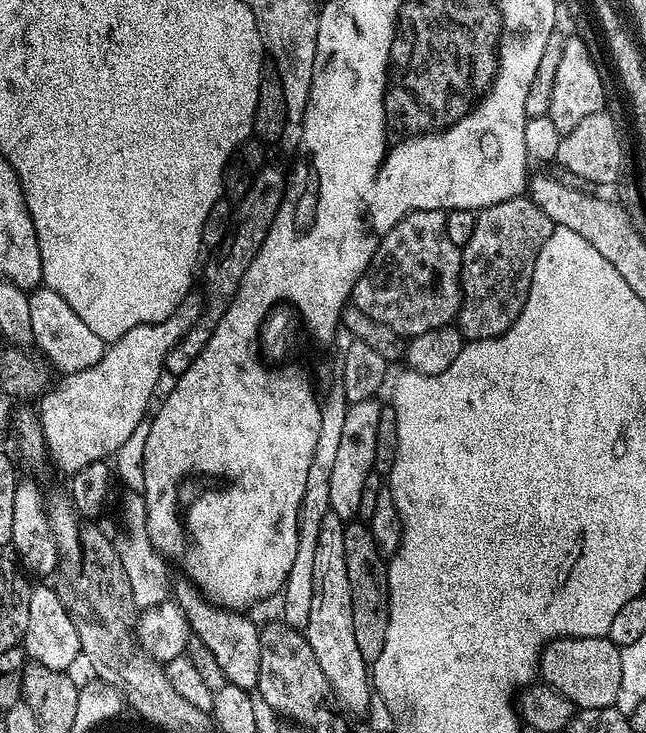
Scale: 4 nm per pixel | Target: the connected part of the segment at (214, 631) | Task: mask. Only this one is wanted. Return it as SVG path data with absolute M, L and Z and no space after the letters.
M184 578L181 579L181 584L178 585L178 583L175 585L174 588L174 600L175 603L179 604L180 609L182 610L182 614L184 617L188 620L188 627L190 629L191 635L197 636L198 638L202 638L202 642L206 642L206 646L210 646L210 654L214 654L214 658L218 661L218 666L222 668L222 672L224 674L225 681L235 689L238 689L239 691L253 691L255 689L255 686L258 682L258 674L261 673L261 658L262 658L262 646L260 645L260 628L258 627L258 624L255 624L252 620L247 620L245 613L240 610L233 610L231 608L222 608L218 604L212 603L211 600L207 600L207 598L204 597L203 592L200 591L199 588L196 587L195 584L192 583L191 580Z

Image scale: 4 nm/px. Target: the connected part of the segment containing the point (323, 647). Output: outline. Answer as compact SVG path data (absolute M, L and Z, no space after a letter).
M330 510L318 526L318 546L314 546L314 602L310 602L310 622L306 635L326 682L330 682L337 705L345 713L364 716L374 701L370 664L363 660L354 634L354 611L351 610L350 578L346 574L346 524Z

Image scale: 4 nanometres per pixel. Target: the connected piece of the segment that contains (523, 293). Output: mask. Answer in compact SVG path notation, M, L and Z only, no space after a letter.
M517 198L492 204L488 208L476 212L474 234L470 242L462 249L460 266L460 311L458 327L465 341L485 340L501 336L518 318L522 306L528 297L528 291L534 278L534 262L553 230L553 223L538 206L531 202L523 204L523 199Z

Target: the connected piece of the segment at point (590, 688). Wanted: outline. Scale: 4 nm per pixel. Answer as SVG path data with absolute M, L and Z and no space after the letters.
M564 636L561 640L551 640L540 656L539 675L543 683L558 690L577 709L611 708L618 698L619 688L622 686L622 658L620 648L613 644L607 636Z

